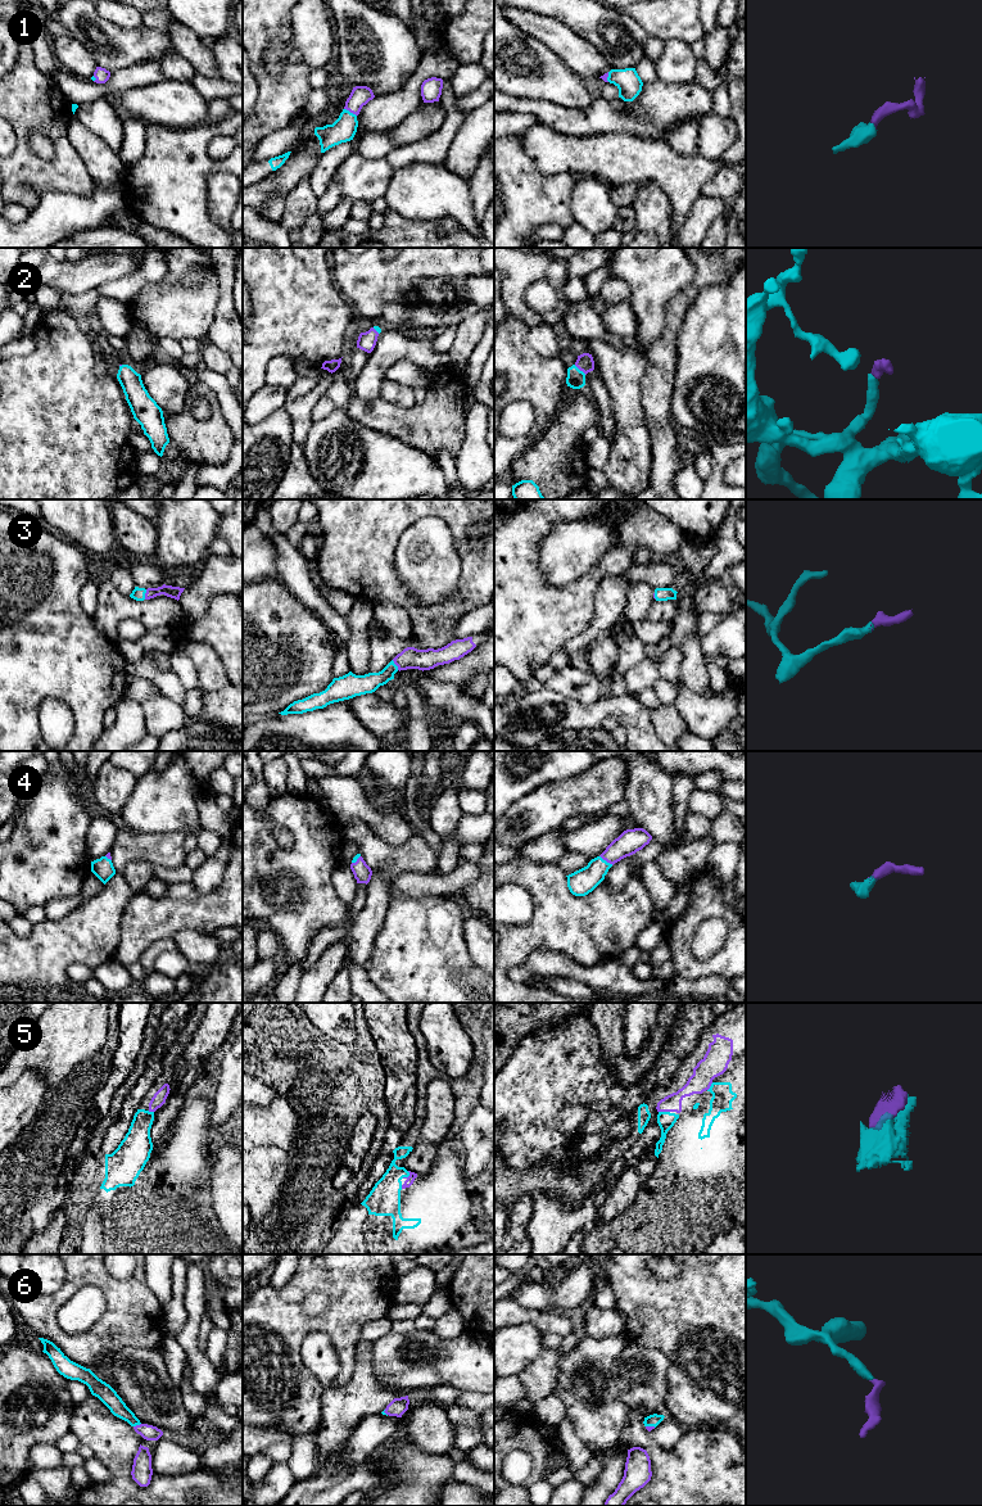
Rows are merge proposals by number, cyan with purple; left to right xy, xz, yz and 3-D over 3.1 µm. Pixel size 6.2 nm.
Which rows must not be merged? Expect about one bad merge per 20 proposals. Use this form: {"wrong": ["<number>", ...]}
{"wrong": []}

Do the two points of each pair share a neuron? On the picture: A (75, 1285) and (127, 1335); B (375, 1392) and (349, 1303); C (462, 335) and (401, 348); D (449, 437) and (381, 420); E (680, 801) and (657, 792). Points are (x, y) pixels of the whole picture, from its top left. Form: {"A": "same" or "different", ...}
{"A": "same", "B": "different", "C": "different", "D": "same", "E": "different"}

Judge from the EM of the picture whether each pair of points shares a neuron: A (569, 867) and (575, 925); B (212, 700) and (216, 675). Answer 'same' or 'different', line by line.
A: different
B: different

